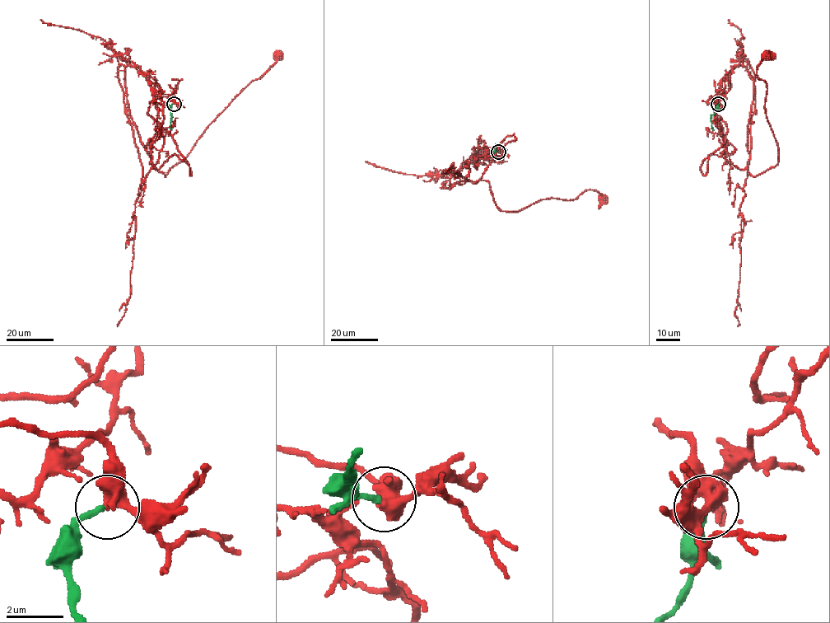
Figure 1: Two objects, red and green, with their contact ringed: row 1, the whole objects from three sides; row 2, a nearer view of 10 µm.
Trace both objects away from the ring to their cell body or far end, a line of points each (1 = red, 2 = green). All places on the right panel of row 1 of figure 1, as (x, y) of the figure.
1: (718, 103), (722, 78), (743, 66), (753, 80), (748, 170), (774, 166), (767, 84), (756, 73), (762, 57)
2: (718, 103), (717, 110), (711, 118), (714, 130)

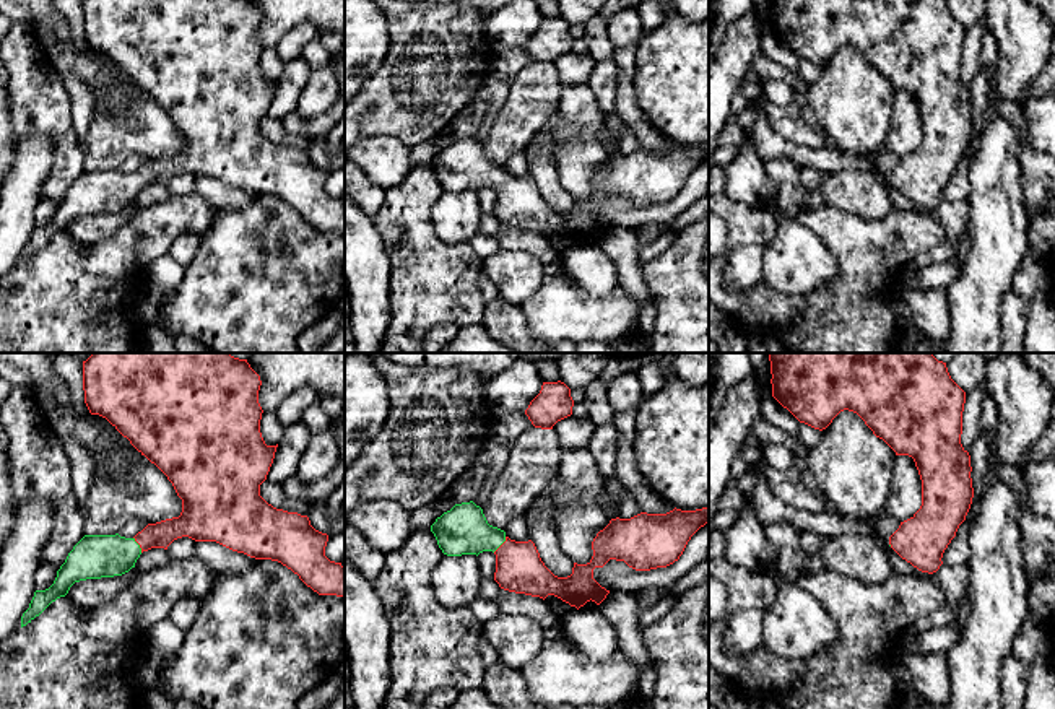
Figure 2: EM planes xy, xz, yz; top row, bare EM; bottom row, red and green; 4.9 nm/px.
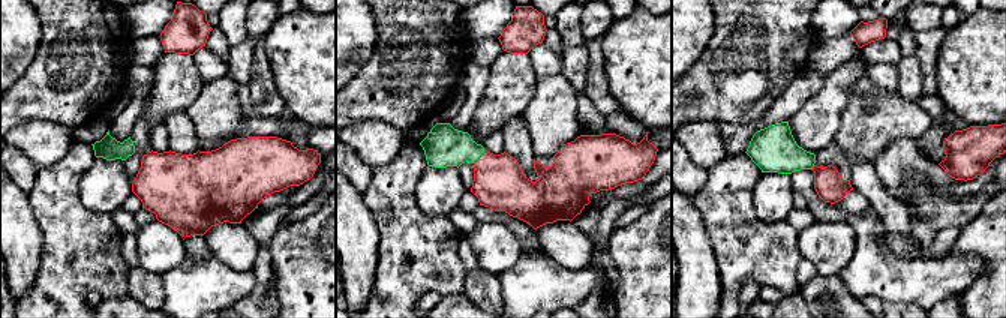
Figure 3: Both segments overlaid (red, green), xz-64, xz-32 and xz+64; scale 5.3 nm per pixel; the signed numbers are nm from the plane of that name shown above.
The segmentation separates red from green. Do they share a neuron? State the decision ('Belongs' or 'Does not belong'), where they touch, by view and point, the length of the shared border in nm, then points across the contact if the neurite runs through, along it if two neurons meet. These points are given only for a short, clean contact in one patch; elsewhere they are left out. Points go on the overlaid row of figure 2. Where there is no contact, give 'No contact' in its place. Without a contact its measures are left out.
Belongs. Touches red at xz (501, 545). Shared border 100 nm. Path across: xz (519, 568), (501, 545), (464, 529)

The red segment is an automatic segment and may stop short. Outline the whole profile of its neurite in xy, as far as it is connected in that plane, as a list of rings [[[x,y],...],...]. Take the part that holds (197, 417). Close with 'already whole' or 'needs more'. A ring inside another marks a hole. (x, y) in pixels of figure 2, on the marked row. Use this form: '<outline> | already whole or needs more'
[[[93,353],[83,361],[89,413],[106,418],[167,476],[182,499],[182,512],[148,524],[133,538],[85,535],[57,571],[54,584],[34,592],[21,628],[65,597],[75,582],[122,576],[135,568],[143,551],[167,550],[182,537],[278,561],[319,595],[345,597],[345,568],[325,556],[328,535],[315,530],[307,515],[276,509],[260,496],[278,447],[267,446],[260,433],[260,385],[260,376],[247,359],[229,353]]] | needs more

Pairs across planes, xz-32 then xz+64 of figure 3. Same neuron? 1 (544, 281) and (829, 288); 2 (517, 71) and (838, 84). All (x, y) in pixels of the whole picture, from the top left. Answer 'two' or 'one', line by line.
1: two
2: one

